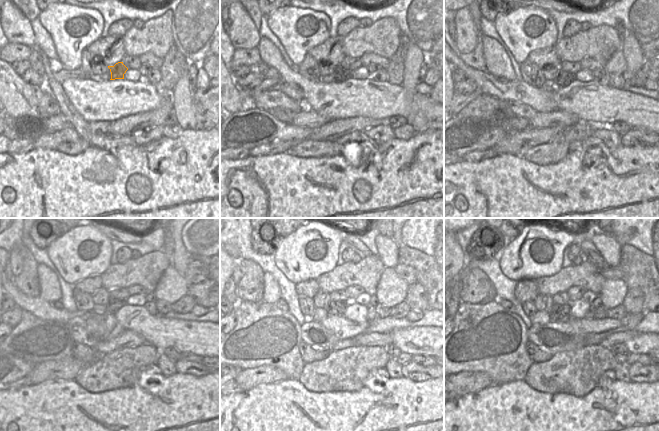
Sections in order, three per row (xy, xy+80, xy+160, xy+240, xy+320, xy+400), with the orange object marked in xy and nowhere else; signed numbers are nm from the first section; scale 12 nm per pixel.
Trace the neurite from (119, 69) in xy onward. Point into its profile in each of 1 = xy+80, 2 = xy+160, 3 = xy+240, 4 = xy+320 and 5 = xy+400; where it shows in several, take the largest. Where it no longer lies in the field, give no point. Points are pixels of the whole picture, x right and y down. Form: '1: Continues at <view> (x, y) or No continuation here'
1: Continues at xy+80 (340, 74)
2: Continues at xy+160 (564, 78)
3: Continues at xy+240 (113, 305)
4: Continues at xy+320 (335, 307)
5: Continues at xy+400 (559, 313).

